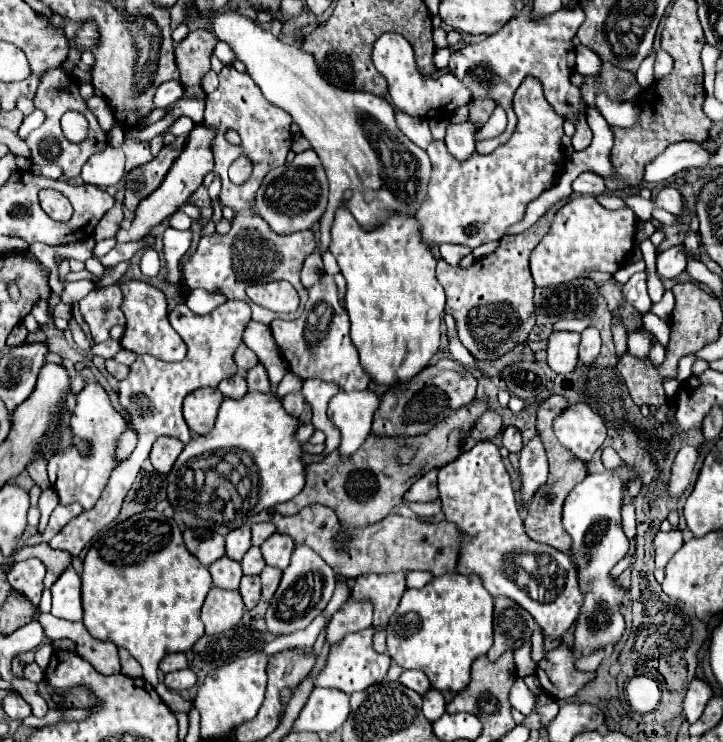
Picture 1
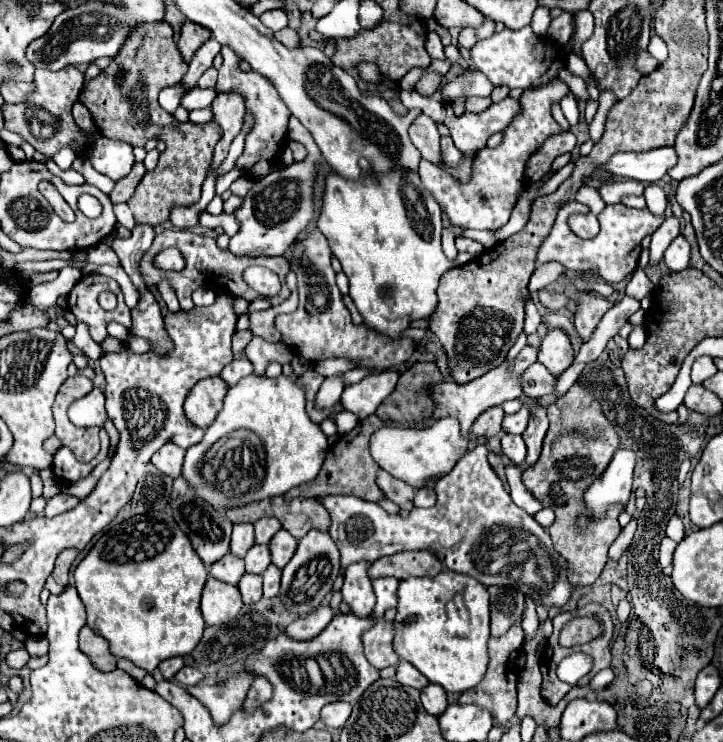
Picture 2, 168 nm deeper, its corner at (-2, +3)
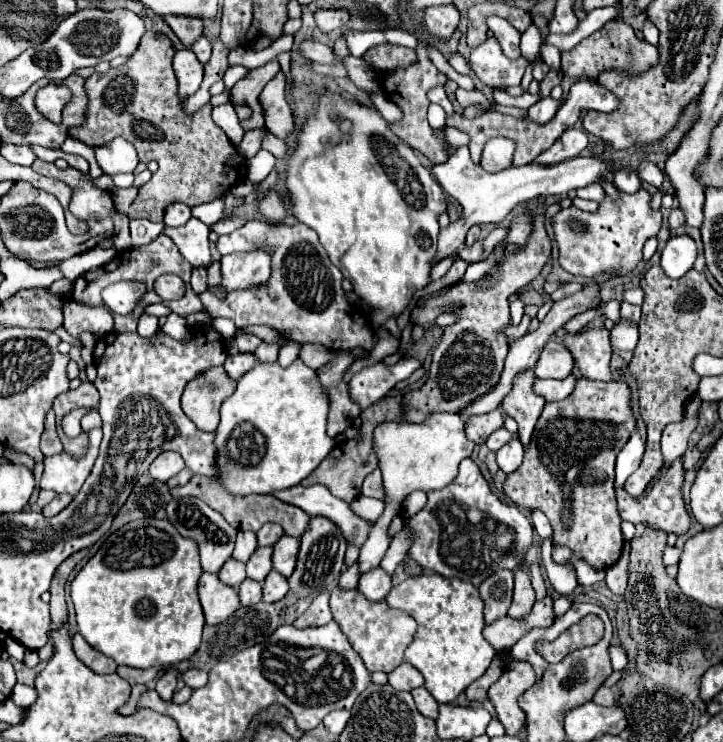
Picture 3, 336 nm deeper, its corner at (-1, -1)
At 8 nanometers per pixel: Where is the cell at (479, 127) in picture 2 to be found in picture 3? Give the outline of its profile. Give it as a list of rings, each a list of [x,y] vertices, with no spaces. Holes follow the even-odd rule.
[[[547,97],[547,99],[541,99],[539,103],[535,103],[531,109],[529,109],[529,119],[535,121],[535,123],[547,123],[555,117],[557,109],[563,105],[563,99],[561,101],[555,101],[553,97]]]

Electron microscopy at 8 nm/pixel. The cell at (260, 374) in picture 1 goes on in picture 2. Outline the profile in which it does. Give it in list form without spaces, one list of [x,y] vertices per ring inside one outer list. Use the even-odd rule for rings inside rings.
[[[252,337],[252,341],[246,347],[246,357],[254,365],[254,375],[260,377],[260,375],[266,373],[266,367],[272,361],[290,363],[290,359],[294,357],[294,353],[284,343],[268,343],[262,337]]]

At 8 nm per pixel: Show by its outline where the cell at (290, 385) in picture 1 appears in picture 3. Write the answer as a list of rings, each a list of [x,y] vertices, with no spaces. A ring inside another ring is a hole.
[[[290,341],[288,344],[281,347],[277,362],[282,367],[289,366],[291,363],[293,363],[293,361],[295,361],[295,359],[298,358],[300,348],[301,348],[300,343]]]

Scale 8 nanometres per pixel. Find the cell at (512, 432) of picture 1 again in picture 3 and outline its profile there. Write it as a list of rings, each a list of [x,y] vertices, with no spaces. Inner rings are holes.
[[[517,437],[513,441],[509,441],[509,443],[505,443],[497,451],[497,465],[507,475],[513,473],[513,471],[517,471],[519,465],[521,465],[521,461],[523,461],[523,445],[521,445],[521,441]]]

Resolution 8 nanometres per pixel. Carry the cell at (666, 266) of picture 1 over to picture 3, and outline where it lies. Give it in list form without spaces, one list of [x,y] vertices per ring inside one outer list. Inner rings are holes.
[[[687,235],[671,237],[661,251],[661,267],[671,279],[683,277],[697,259],[697,247],[695,241]]]

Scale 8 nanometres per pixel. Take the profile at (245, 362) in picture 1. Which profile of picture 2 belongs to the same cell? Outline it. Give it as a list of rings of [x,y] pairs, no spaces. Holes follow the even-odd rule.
[[[236,331],[236,335],[232,337],[232,353],[234,353],[234,357],[244,357],[244,349],[246,349],[250,339],[252,339],[250,331]]]

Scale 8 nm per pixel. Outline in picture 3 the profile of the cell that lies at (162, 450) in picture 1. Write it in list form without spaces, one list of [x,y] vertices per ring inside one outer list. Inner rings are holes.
[[[165,451],[161,453],[149,467],[151,477],[155,477],[157,481],[167,481],[169,477],[173,477],[175,473],[179,473],[185,467],[183,459],[179,457],[179,453],[175,451]]]

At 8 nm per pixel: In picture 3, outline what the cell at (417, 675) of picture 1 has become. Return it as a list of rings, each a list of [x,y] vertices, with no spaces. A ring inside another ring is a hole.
[[[401,663],[389,673],[389,685],[397,691],[413,691],[423,685],[423,675],[409,663]]]

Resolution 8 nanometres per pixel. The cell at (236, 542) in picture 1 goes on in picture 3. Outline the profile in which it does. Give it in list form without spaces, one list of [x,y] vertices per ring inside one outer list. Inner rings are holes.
[[[239,531],[237,533],[237,545],[235,545],[233,557],[237,561],[247,563],[255,549],[257,549],[257,537],[255,537],[255,533],[253,531]]]

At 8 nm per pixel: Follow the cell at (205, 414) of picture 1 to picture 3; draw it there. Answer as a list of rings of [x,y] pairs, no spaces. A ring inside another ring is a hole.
[[[211,367],[185,385],[183,413],[201,429],[215,431],[219,425],[219,407],[235,391],[237,381],[227,377],[223,367]]]

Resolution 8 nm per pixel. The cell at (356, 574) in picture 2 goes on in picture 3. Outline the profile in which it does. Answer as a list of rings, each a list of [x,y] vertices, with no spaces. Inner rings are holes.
[[[431,413],[423,423],[419,425],[409,425],[409,423],[395,423],[387,421],[381,423],[375,429],[375,453],[379,457],[379,469],[383,473],[383,491],[385,491],[385,511],[381,517],[373,523],[371,535],[361,547],[359,555],[359,567],[361,573],[367,573],[379,565],[383,559],[387,547],[389,547],[389,537],[387,537],[387,527],[391,519],[401,511],[401,503],[405,497],[417,489],[429,493],[447,487],[453,477],[457,475],[459,461],[465,457],[471,457],[473,453],[473,441],[467,439],[465,435],[465,421],[459,417],[459,413]]]

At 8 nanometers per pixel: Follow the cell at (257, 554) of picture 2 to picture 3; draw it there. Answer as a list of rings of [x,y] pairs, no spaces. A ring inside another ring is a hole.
[[[257,547],[255,553],[251,555],[251,559],[247,561],[247,577],[255,579],[255,581],[263,581],[267,577],[267,573],[273,569],[271,565],[271,547]]]

